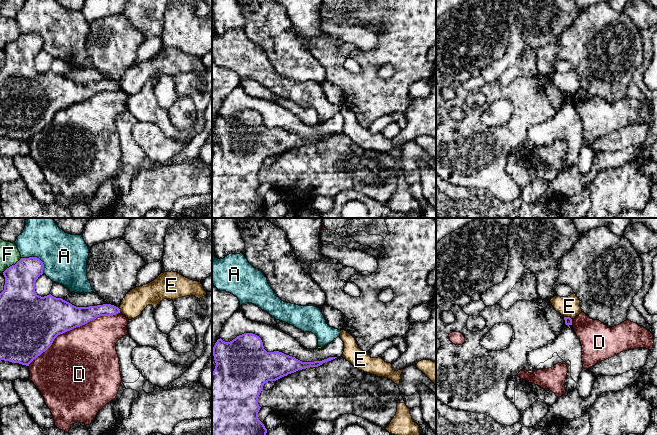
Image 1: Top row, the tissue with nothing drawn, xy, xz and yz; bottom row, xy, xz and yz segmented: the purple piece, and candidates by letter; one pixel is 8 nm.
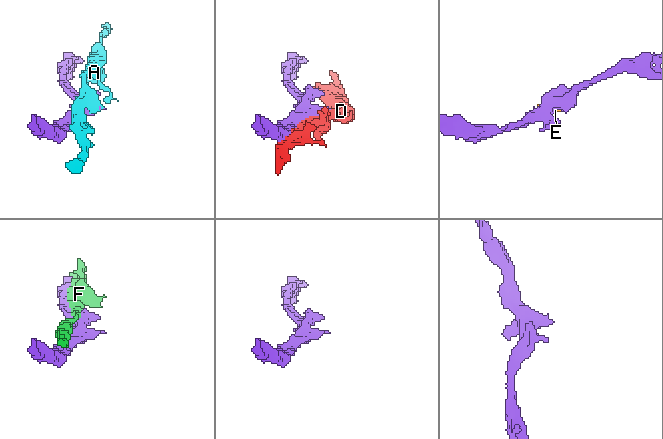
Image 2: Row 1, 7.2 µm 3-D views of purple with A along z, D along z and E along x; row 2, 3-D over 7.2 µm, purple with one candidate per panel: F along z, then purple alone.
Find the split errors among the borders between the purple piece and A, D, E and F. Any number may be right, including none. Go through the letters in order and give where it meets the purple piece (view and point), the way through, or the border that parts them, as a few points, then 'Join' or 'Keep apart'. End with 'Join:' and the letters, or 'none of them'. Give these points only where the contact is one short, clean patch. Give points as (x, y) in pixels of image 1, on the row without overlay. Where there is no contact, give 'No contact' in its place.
A: Touches purple at xy (36, 33). Keep apart
D: Touches purple at xy (72, 104). Keep apart
E: Touches purple at xy (119, 87). Boundary: xy (119, 85), (120, 88). Keep apart
F: Touches purple at xy (12, 41). Keep apart
Join: none of them

